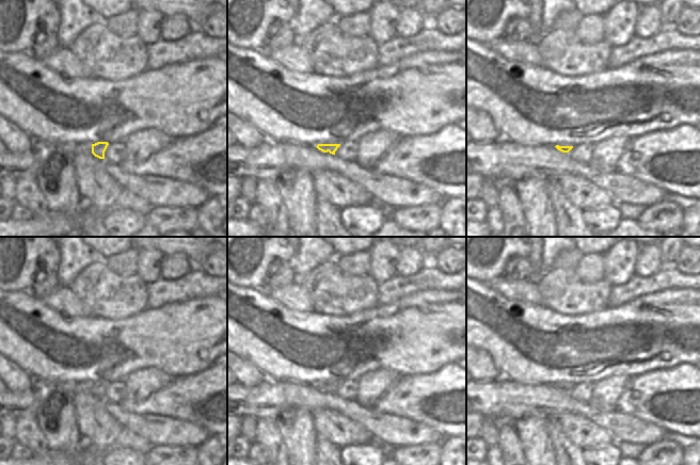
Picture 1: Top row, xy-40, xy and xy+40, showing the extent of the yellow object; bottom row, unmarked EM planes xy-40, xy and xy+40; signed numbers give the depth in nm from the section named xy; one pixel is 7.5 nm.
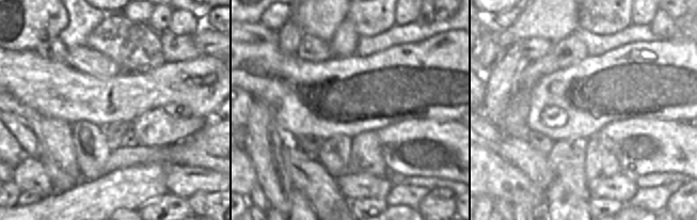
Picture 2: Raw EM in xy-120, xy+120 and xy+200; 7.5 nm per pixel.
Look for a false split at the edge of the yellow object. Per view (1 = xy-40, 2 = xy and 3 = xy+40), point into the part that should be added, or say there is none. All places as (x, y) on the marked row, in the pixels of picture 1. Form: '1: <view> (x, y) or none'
1: none
2: none
3: none

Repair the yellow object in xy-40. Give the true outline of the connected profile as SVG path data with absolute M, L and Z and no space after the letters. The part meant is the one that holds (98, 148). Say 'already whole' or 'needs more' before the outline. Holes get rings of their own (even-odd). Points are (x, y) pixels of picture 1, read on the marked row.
already whole; M97 142L92 144L92 154L99 159L105 159L105 151L108 145L108 142Z

